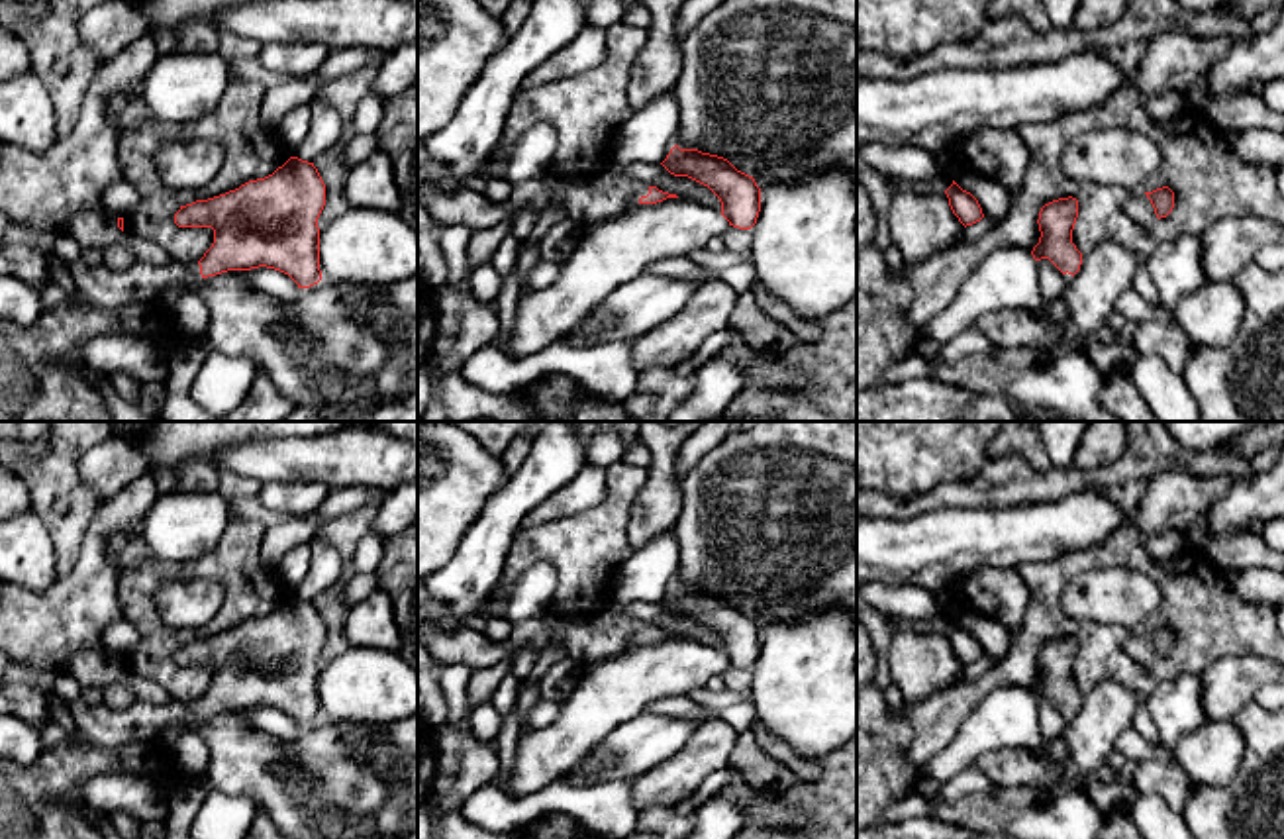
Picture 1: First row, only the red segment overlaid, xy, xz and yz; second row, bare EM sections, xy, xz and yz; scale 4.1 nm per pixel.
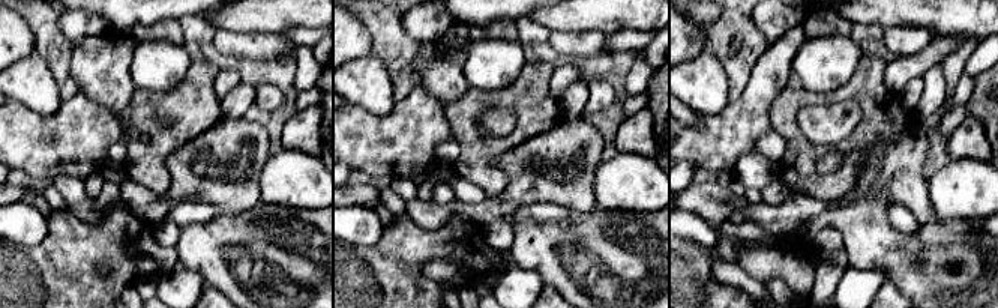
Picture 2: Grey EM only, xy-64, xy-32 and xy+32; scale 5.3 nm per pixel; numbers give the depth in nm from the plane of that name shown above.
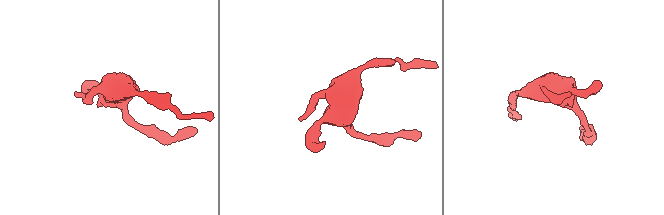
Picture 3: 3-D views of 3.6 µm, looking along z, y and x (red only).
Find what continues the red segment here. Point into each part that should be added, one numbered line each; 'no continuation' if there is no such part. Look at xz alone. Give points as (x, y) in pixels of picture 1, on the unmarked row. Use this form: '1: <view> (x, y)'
1: xz (585, 641)

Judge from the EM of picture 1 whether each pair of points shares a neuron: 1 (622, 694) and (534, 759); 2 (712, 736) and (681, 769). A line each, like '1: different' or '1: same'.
1: same
2: same

